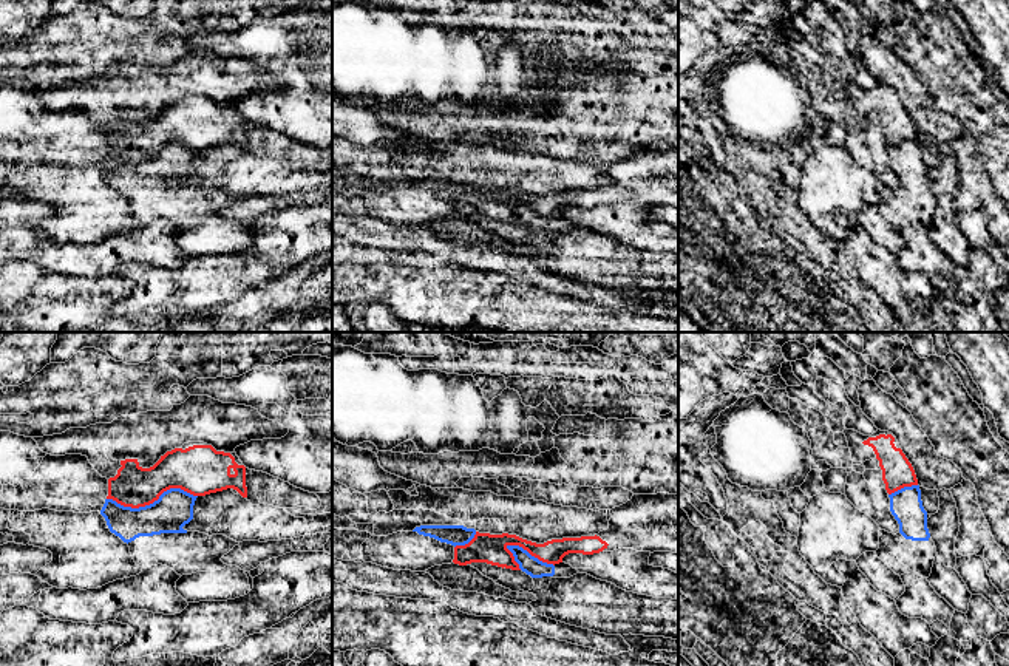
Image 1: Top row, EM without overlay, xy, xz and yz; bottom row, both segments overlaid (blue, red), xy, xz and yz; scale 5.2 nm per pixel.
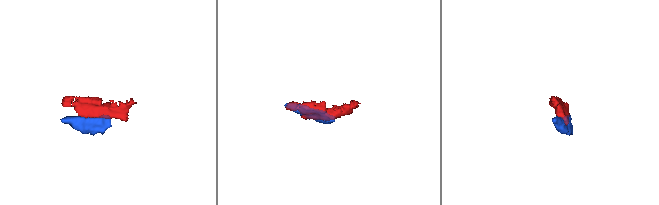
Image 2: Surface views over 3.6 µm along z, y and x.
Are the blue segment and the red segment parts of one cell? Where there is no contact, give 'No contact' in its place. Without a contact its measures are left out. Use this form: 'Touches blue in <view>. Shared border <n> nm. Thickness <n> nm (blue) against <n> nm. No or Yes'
Touches blue in xy. Shared border 480 nm. Thickness 200 nm (blue) against 220 nm. No

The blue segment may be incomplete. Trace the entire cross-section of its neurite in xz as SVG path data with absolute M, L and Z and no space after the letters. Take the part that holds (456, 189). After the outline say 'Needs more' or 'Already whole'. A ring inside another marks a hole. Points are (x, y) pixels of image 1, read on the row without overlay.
M420 179L413 185L434 192L440 196L451 198L454 201L468 198L476 189L474 182L467 182L464 179Z. Already whole

